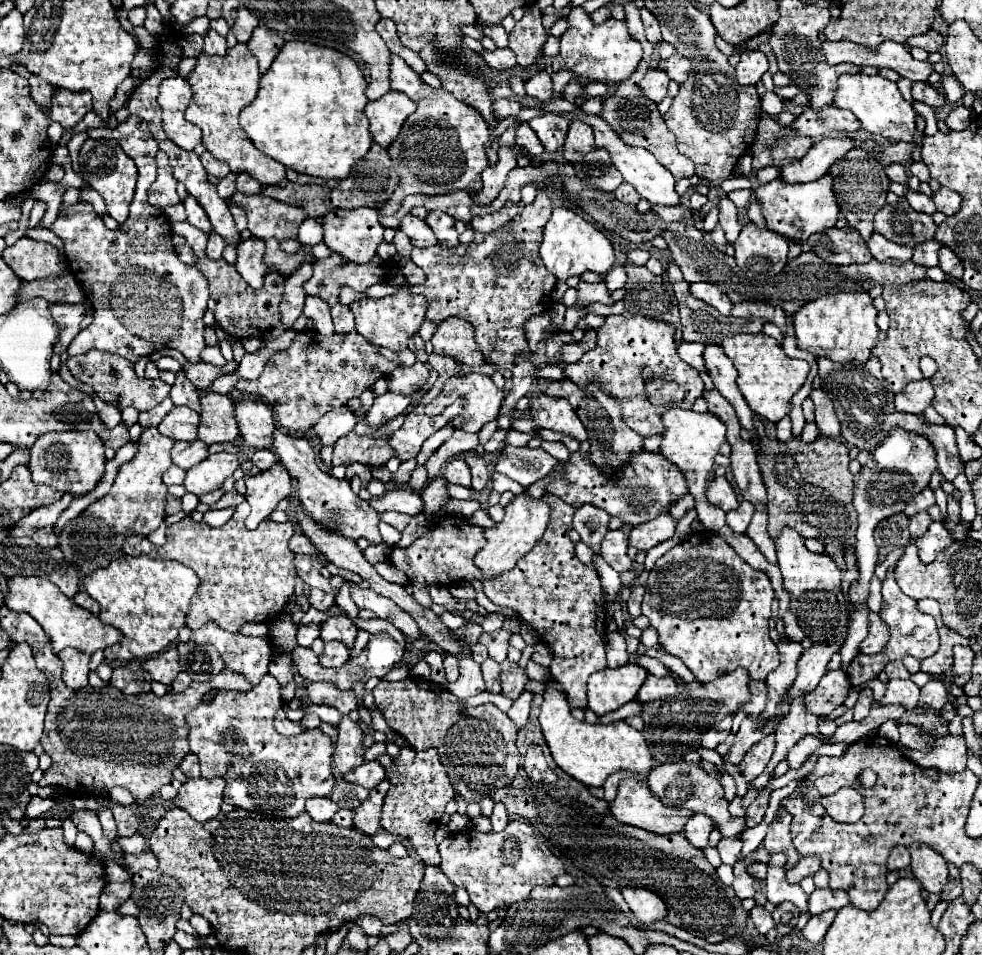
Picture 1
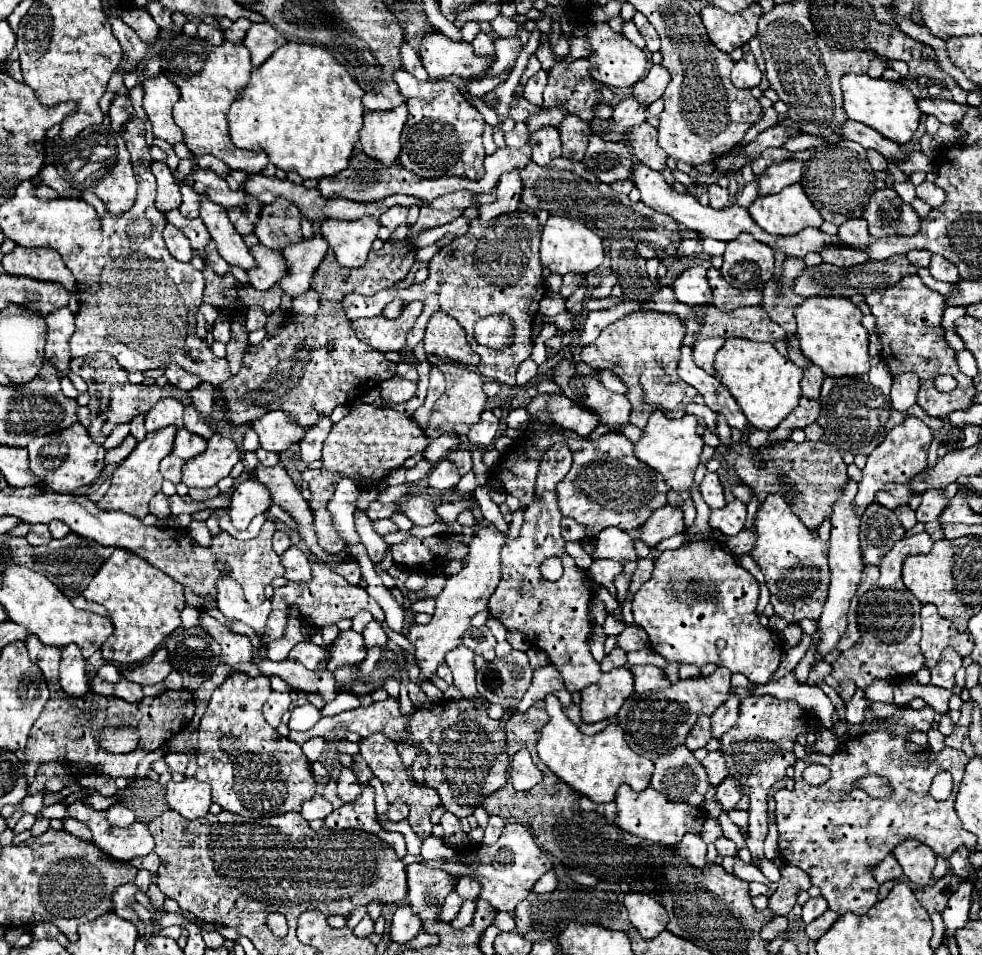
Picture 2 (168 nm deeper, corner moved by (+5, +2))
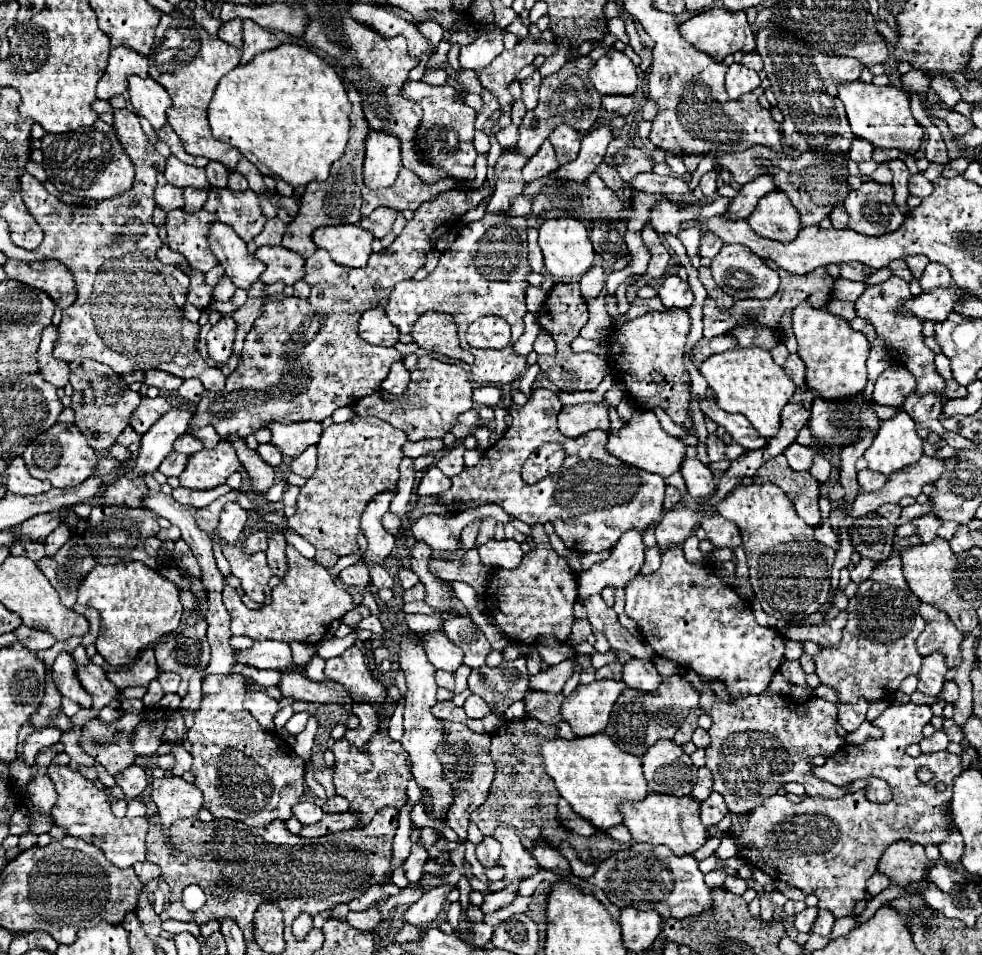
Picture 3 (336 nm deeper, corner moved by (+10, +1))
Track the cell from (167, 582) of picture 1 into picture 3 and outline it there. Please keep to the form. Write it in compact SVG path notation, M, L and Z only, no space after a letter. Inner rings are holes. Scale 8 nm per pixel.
M120 562L114 566L96 566L86 578L84 584L80 584L78 592L78 604L92 606L100 612L100 634L94 642L98 654L112 666L128 666L132 664L138 654L154 640L158 640L164 634L170 634L178 628L182 618L182 604L178 598L178 588L170 580L162 578L156 570L148 568L142 562Z

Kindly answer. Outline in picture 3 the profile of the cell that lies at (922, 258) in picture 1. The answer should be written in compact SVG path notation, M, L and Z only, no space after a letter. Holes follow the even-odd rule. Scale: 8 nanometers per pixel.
M908 256L908 258L906 258L906 264L908 264L908 268L912 270L912 276L914 276L914 278L920 278L920 276L922 276L922 272L924 272L924 268L926 268L928 262L930 262L930 260L928 260L926 256Z

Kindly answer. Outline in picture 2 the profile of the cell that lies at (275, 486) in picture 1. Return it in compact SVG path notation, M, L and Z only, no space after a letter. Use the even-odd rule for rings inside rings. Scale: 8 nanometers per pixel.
M245 479L233 493L229 517L237 529L247 529L251 519L265 513L271 505L271 491L257 479Z

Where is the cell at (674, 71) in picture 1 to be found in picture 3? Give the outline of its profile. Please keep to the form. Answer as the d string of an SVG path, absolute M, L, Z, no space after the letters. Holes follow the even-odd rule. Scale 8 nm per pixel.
M602 96L602 106L608 112L616 112L620 116L628 116L634 110L636 96Z

